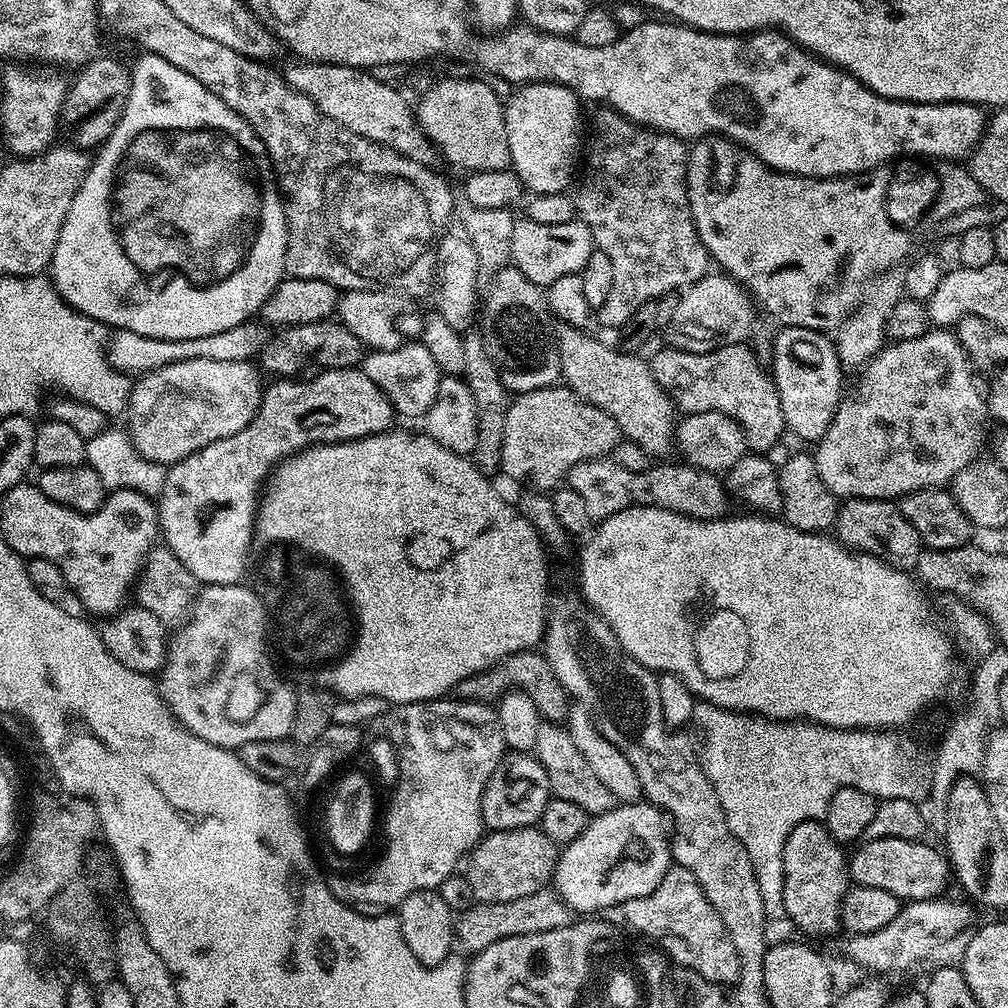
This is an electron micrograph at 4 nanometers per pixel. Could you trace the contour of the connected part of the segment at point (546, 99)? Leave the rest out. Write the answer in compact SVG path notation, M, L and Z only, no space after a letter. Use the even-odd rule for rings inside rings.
M533 82L521 84L516 92L504 104L504 121L506 122L506 138L510 146L510 165L513 172L524 181L524 187L529 193L541 196L564 192L571 182L572 175L577 175L578 160L576 155L582 152L582 136L580 140L580 104L581 97L570 91L566 86L551 82Z

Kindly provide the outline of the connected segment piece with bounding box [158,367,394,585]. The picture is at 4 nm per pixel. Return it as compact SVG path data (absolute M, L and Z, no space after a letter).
M359 367L330 368L316 374L313 380L300 379L304 378L280 378L275 381L277 384L272 384L269 388L267 385L260 397L260 409L257 410L256 416L242 430L238 430L238 434L234 434L230 438L222 438L218 442L210 442L210 446L202 446L202 450L182 458L165 471L164 485L158 497L158 515L160 517L158 532L162 537L163 543L174 554L174 558L178 558L178 562L182 562L182 566L186 566L186 570L190 570L190 574L201 585L235 584L241 579L240 575L244 572L244 559L249 559L254 539L254 517L258 507L258 493L261 491L262 485L265 483L273 465L287 457L295 456L296 453L304 451L305 448L311 448L314 444L337 444L343 440L361 440L363 436L373 436L379 432L389 431L393 427L392 419L394 419L394 413L392 404L378 390L378 386L374 386L374 382L370 382L370 378L366 378L366 374Z

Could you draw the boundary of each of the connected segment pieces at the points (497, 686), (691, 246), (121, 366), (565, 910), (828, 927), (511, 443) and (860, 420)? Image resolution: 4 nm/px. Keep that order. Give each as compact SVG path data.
M540 650L515 652L497 664L491 664L486 670L465 680L459 680L454 689L454 696L458 700L475 700L477 704L495 705L505 694L514 691L530 694L531 701L545 721L567 721L570 707L568 691L562 686L562 682L558 682L558 674L550 670L550 662Z
M600 106L597 109L592 116L592 137L586 140L588 161L582 164L584 181L580 184L580 193L575 193L574 203L579 219L590 230L593 245L610 258L614 269L614 287L606 302L595 309L595 323L620 330L643 304L668 292L683 290L709 275L710 257L698 238L688 201L689 145L678 136L635 124L610 107Z
M260 322L239 324L230 330L222 330L222 334L206 334L202 338L186 338L185 340L159 340L142 334L116 330L111 333L106 345L106 355L112 367L118 371L125 374L133 374L132 372L143 374L166 366L170 362L182 362L186 358L210 358L214 362L251 361L259 357L269 339L269 329Z
M545 886L526 898L514 898L514 902L494 902L493 904L473 903L459 913L454 924L454 936L468 954L486 950L502 938L518 938L518 934L542 934L546 930L558 930L573 923L574 913L568 903L551 887Z
M807 820L794 826L794 830L790 830L790 838L786 838L786 846L782 850L784 915L789 921L792 919L808 936L832 936L836 931L841 931L840 907L850 887L849 857L844 852L842 845L818 820Z
M567 386L521 392L508 406L500 467L503 475L529 480L529 485L540 490L552 490L575 464L607 457L621 438L620 427L610 414L587 404Z
M929 330L924 332L921 337L910 338L909 341L900 341L889 343L887 346L876 353L869 360L859 373L860 381L856 384L852 396L848 395L841 399L840 404L836 407L834 418L826 430L826 434L815 445L814 455L816 465L818 466L818 478L826 482L826 490L833 492L837 498L844 500L857 500L858 498L870 498L871 500L892 500L917 492L923 488L944 488L951 485L953 478L961 472L965 466L973 463L981 455L980 452L980 431L984 428L984 412L986 416L986 396L976 385L977 373L972 367L966 350L960 344L960 339L952 330Z

